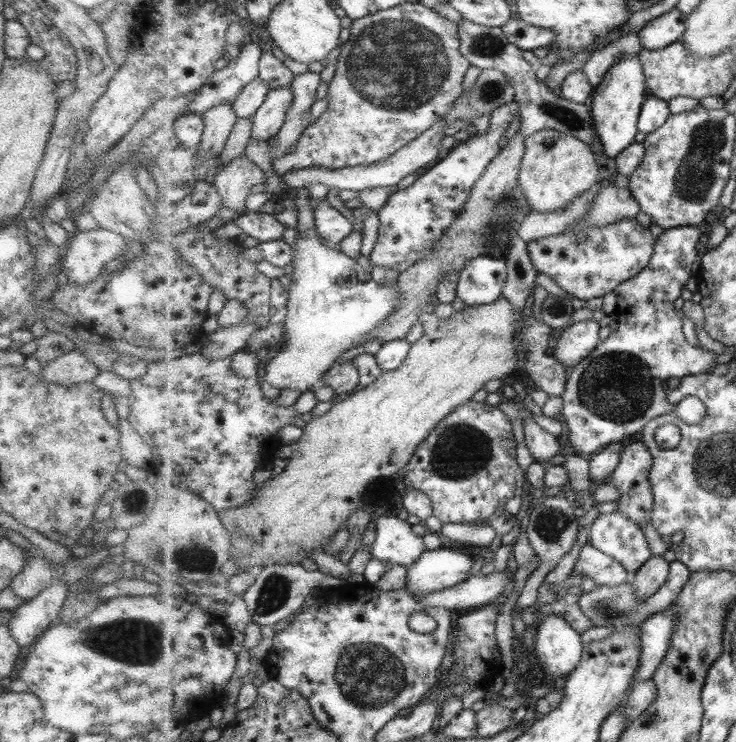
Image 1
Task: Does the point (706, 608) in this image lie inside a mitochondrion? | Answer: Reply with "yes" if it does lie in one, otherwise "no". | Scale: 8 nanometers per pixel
yes

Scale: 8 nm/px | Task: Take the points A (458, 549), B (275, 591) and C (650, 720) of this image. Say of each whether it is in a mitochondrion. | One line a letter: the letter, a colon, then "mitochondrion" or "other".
A: other
B: mitochondrion
C: mitochondrion

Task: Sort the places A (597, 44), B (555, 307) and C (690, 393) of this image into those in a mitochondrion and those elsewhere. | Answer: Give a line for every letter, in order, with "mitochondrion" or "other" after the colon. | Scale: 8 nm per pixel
A: other
B: mitochondrion
C: other

